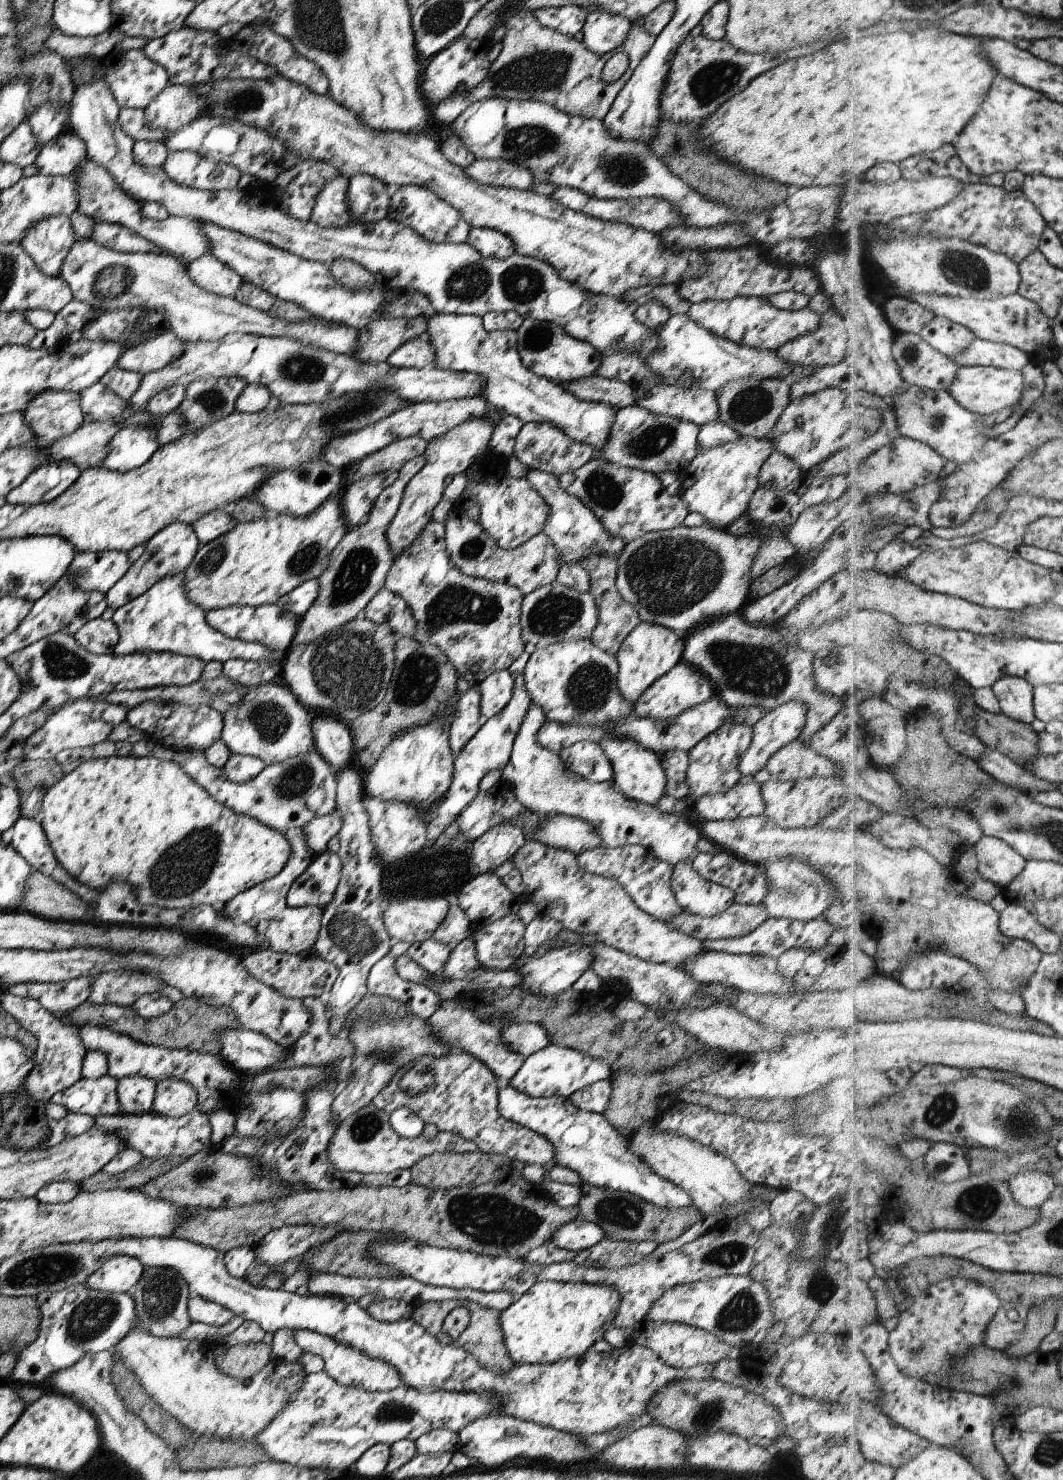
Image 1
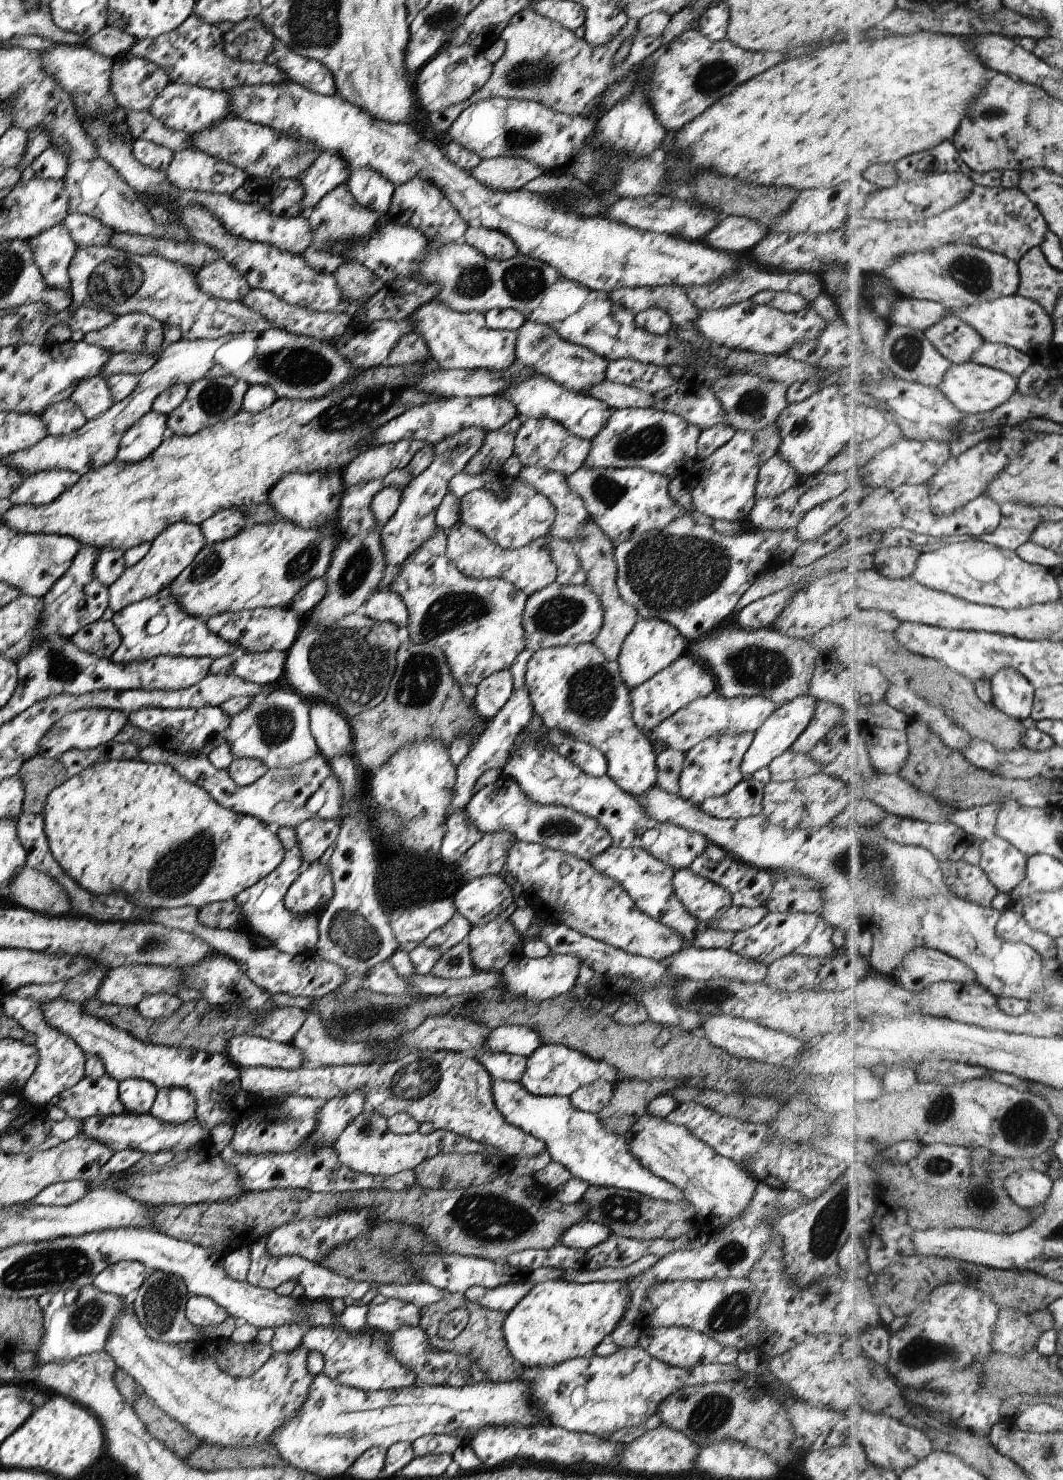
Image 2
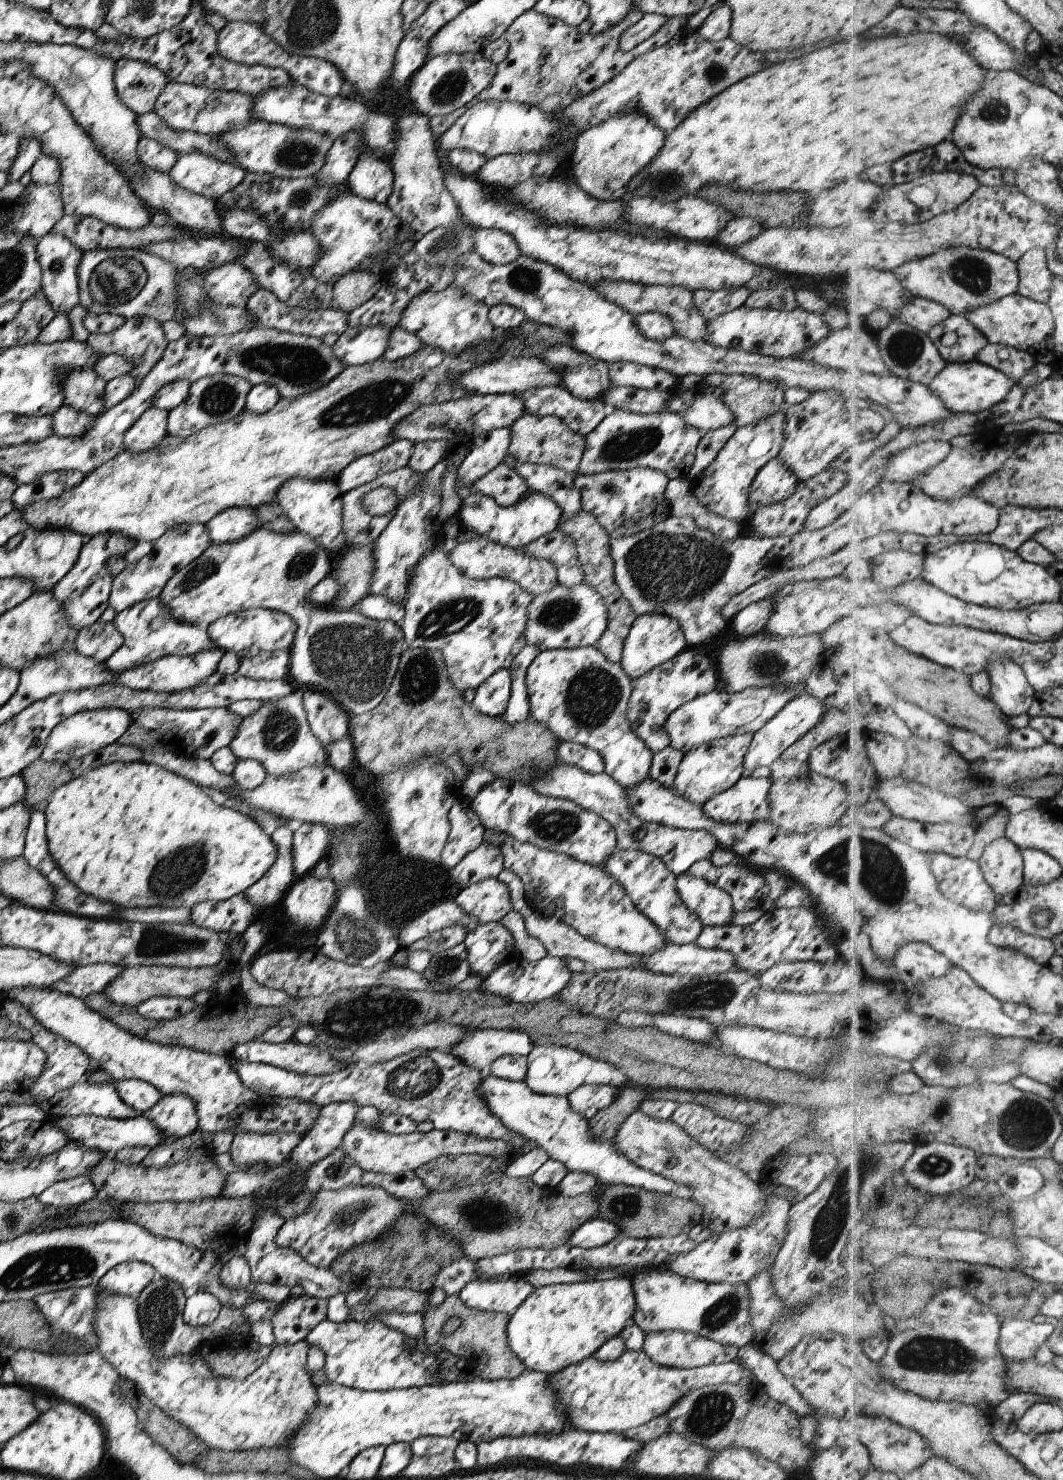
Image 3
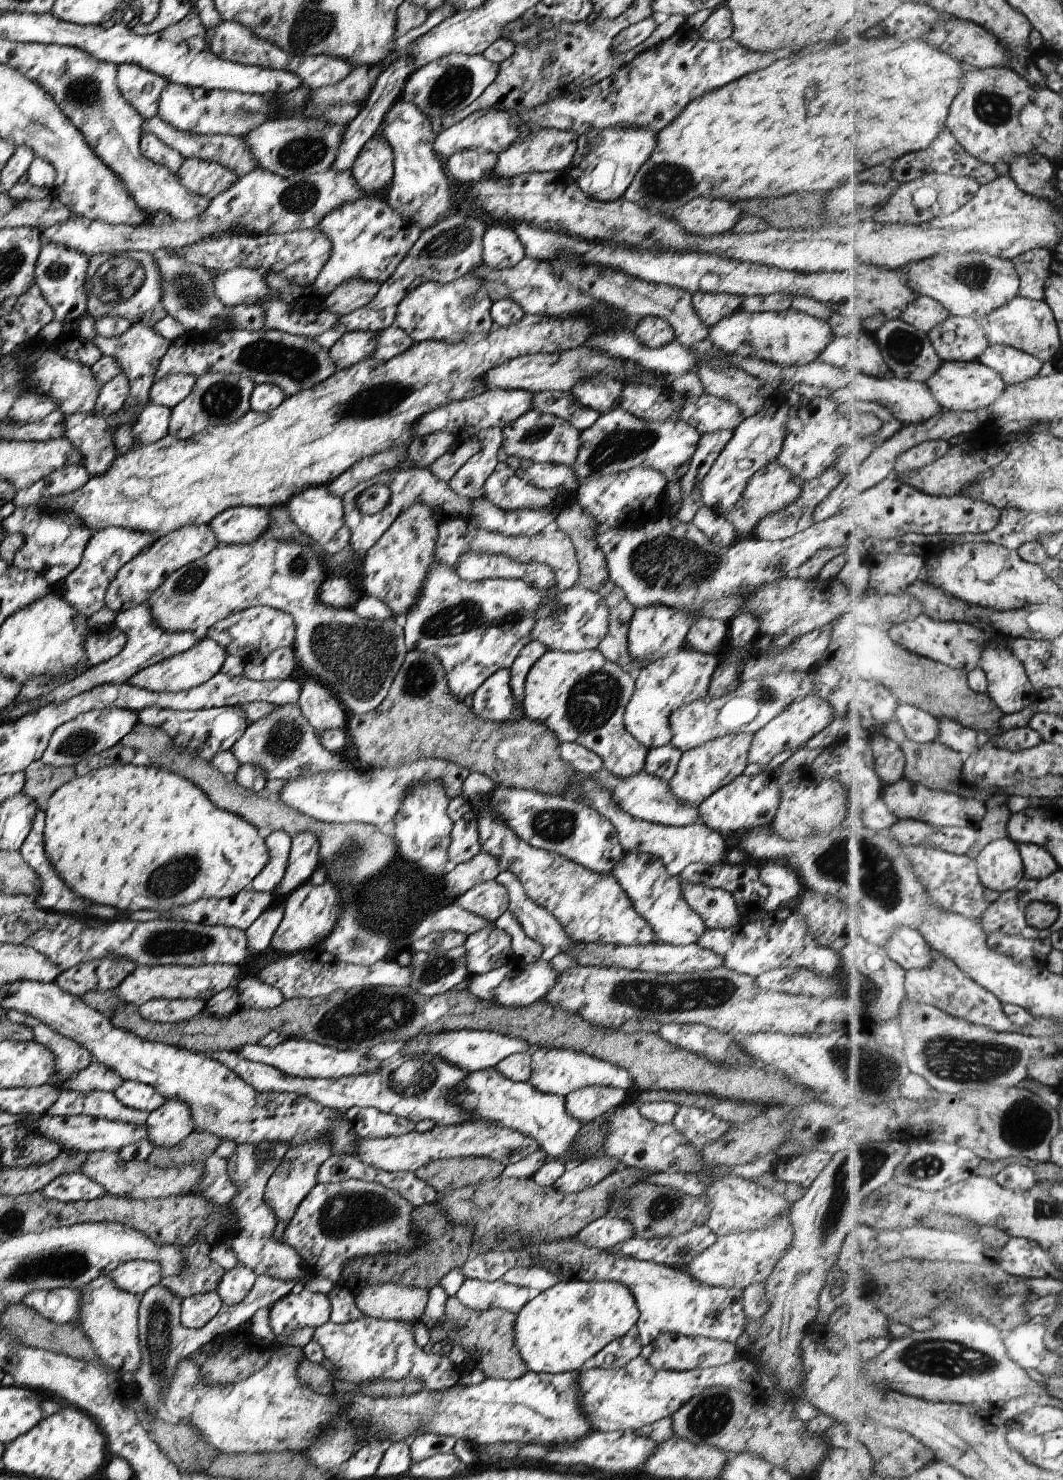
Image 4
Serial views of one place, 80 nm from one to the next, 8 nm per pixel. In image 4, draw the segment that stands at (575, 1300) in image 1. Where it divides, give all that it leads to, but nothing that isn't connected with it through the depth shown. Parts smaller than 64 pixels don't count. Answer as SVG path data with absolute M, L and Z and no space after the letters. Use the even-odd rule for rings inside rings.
M559 1281L537 1292L516 1313L513 1346L527 1371L544 1374L579 1371L601 1348L626 1335L639 1316L631 1292L619 1282Z

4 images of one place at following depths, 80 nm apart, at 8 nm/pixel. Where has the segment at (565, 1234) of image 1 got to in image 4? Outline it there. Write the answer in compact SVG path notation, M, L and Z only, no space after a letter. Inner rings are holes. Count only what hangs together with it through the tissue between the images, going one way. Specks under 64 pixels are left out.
M607 1214L589 1222L575 1234L575 1240L579 1240L579 1244L597 1250L612 1248L615 1244L632 1237L633 1228L627 1220L611 1218Z

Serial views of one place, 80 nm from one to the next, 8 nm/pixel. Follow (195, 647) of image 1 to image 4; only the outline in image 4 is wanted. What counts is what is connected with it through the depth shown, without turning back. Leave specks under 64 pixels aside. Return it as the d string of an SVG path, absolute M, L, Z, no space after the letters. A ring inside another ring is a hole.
M141 603L137 606L131 607L130 609L119 611L115 614L113 624L125 635L126 643L124 647L119 651L119 654L111 657L105 662L87 666L87 668L73 680L65 682L65 684L59 684L57 688L53 688L53 692L49 690L47 694L43 696L37 696L33 700L27 700L27 702L21 702L17 706L13 706L11 710L7 710L7 716L5 716L4 722L13 722L15 718L35 710L37 706L45 706L49 702L53 704L59 704L89 690L89 688L95 688L97 685L101 684L121 684L127 683L129 677L134 675L136 672L147 668L148 665L155 664L160 660L169 658L170 656L179 654L180 652L185 652L188 648L193 646L193 643L198 641L192 632L178 632L178 633L168 633L165 632L161 627L157 626L157 623L153 620L150 615L150 610L147 603Z

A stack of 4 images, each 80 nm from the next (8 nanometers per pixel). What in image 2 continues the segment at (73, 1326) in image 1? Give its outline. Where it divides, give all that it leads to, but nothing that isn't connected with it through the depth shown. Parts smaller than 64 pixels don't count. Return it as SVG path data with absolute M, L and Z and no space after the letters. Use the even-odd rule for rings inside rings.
M92 1285L77 1288L76 1291L77 1298L71 1304L65 1302L66 1291L44 1293L37 1298L44 1330L39 1346L32 1354L35 1364L65 1364L81 1355L103 1351L113 1320L127 1302L121 1296L100 1292Z

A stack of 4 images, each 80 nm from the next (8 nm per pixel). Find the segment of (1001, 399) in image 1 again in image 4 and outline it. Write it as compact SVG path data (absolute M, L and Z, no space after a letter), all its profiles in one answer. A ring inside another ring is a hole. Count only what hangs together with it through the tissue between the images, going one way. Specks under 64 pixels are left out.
M955 362L944 363L928 381L928 386L933 396L941 402L944 409L955 412L975 411L978 408L985 408L988 404L993 404L997 398L1005 394L1005 390L1012 384L1005 382L1005 378L993 368L989 368L984 363Z

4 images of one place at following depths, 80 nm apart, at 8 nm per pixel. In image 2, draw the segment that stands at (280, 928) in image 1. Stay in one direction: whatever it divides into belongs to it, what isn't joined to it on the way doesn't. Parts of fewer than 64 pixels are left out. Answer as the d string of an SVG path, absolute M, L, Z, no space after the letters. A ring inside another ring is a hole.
M281 826L276 831L277 838L283 846L283 860L281 864L267 874L265 878L259 880L256 884L249 886L240 894L233 898L237 910L241 910L245 925L248 929L265 938L271 944L271 947L279 952L285 952L289 955L301 956L313 952L318 938L318 914L297 914L289 912L283 905L283 898L293 880L299 876L307 862L301 858L301 850L297 844L295 830L291 827Z

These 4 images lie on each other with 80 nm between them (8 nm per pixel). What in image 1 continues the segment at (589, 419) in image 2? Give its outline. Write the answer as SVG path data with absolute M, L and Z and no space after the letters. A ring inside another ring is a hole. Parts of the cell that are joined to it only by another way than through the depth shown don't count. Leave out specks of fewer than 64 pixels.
M449 313L425 314L424 337L434 350L433 366L452 371L472 372L485 379L481 396L499 413L513 415L522 423L551 423L570 439L591 445L597 450L606 439L616 409L610 404L579 400L559 383L533 374L520 361L516 349L516 331L486 331L477 315Z

